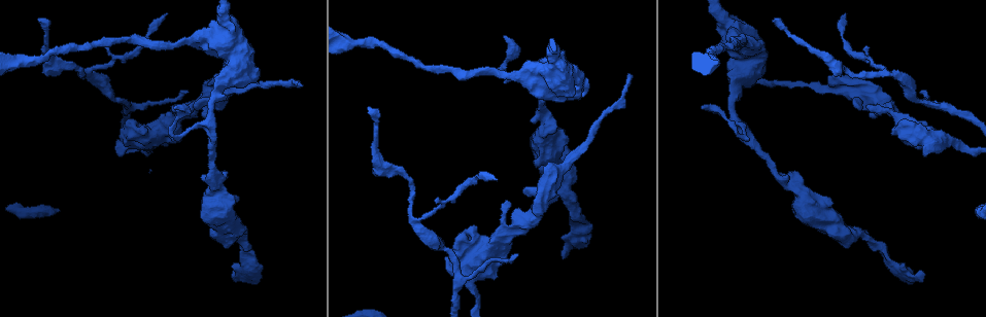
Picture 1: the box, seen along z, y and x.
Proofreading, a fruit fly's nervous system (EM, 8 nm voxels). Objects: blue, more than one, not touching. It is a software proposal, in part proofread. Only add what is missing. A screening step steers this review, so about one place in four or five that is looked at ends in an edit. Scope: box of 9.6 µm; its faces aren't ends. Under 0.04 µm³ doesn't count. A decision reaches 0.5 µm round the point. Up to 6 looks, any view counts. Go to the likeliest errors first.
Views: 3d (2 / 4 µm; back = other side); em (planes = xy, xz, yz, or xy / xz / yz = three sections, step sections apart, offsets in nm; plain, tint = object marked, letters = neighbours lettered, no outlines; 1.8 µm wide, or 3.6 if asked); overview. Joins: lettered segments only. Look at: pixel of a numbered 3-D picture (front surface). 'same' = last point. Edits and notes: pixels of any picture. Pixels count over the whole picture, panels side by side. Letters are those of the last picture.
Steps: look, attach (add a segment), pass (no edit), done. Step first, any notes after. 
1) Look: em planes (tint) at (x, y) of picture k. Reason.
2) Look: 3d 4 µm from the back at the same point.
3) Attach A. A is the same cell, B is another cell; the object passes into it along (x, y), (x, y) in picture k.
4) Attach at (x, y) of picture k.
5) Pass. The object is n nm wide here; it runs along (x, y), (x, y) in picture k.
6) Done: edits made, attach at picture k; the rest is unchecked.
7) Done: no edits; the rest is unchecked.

Look: 3d 2 µm at (368, 108) of picture 1.

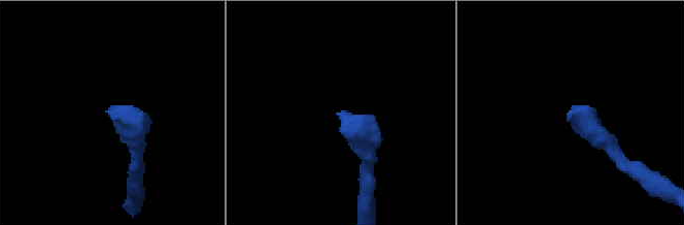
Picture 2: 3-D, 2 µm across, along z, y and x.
Look: em xz step 4 (letters) at (108, 111) of picture 2.

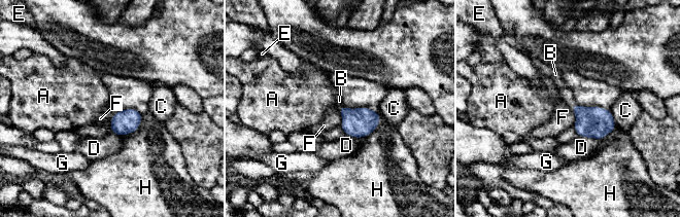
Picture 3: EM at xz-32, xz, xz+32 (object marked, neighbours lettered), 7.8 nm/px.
Attach at (339, 101) of picture 3. B is the same cell, A, C, D, E, F, G and H are other cells; the object passes into it along (359, 122), (340, 106), (339, 101) in picture 3; the neuron continues.

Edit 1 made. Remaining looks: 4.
Look: em 3.6 µm planes (letters) at (232, 273) of picture 1. Long arm stops here.

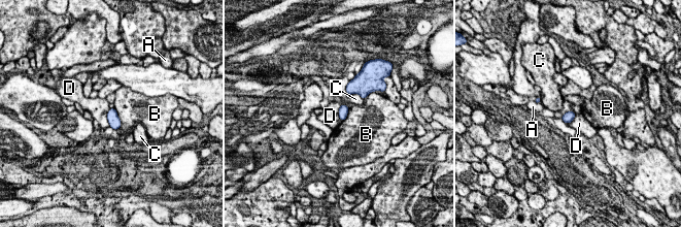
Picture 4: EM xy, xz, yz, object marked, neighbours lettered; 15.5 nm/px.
Pass. The longest contact is with B, 340 nm; A, B, C and D are other cells; a border runs along (573, 110), (574, 118), (567, 124) in picture 4; none of them fits.

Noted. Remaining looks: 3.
Done: edits made, attach at picture 3; the rest is unchecked.

